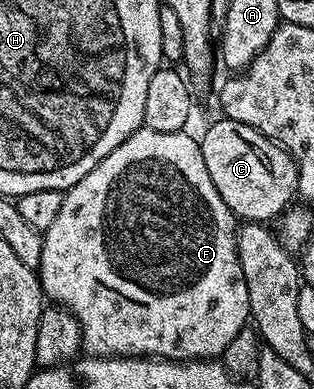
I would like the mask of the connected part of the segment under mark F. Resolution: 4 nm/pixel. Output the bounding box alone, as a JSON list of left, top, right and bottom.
[37,127,251,361]

